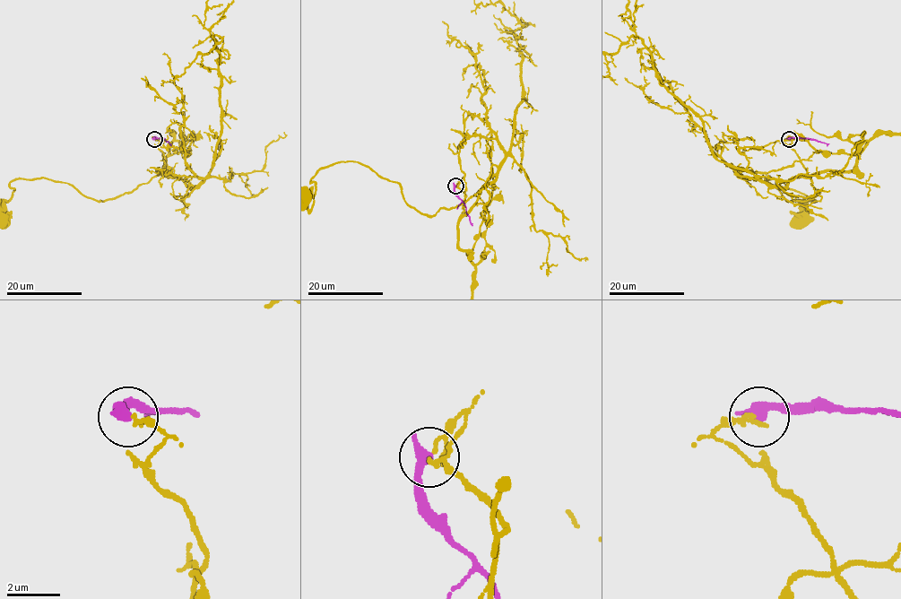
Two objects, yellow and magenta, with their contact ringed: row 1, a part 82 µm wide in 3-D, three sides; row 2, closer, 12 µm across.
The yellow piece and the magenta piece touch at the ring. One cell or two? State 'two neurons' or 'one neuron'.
two neurons

